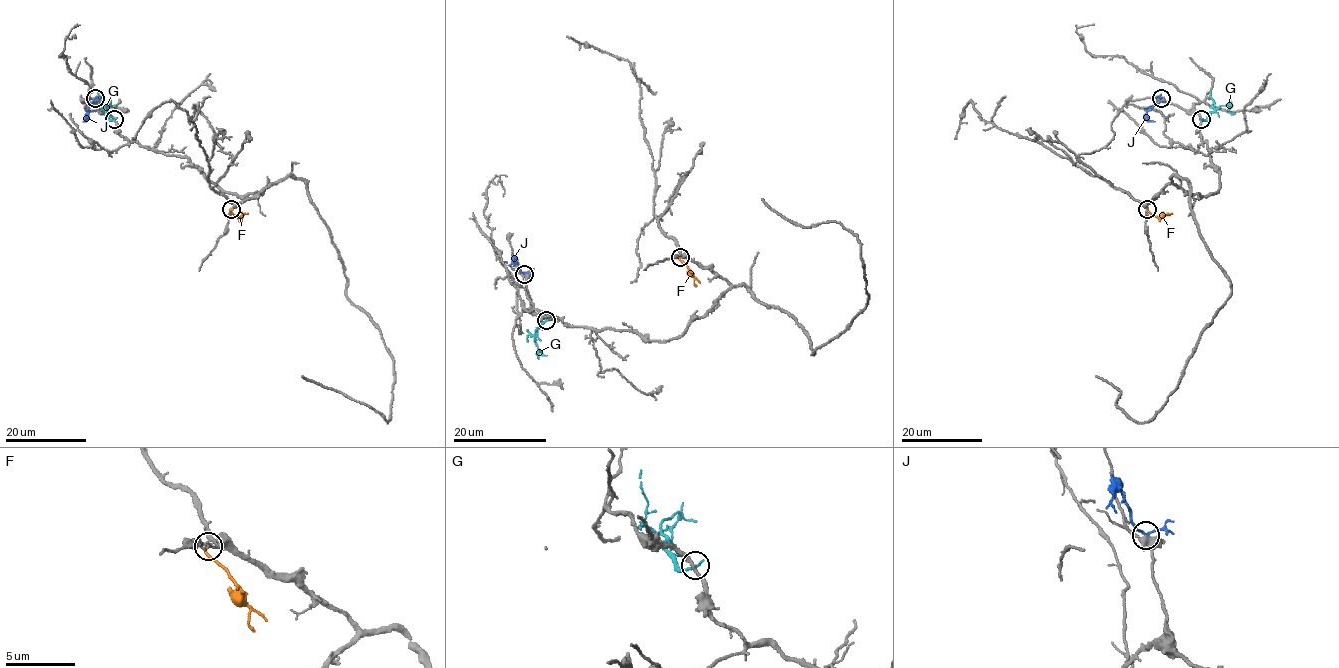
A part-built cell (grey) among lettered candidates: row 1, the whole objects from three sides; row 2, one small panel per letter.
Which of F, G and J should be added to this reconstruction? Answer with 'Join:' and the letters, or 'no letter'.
Join: no letter

